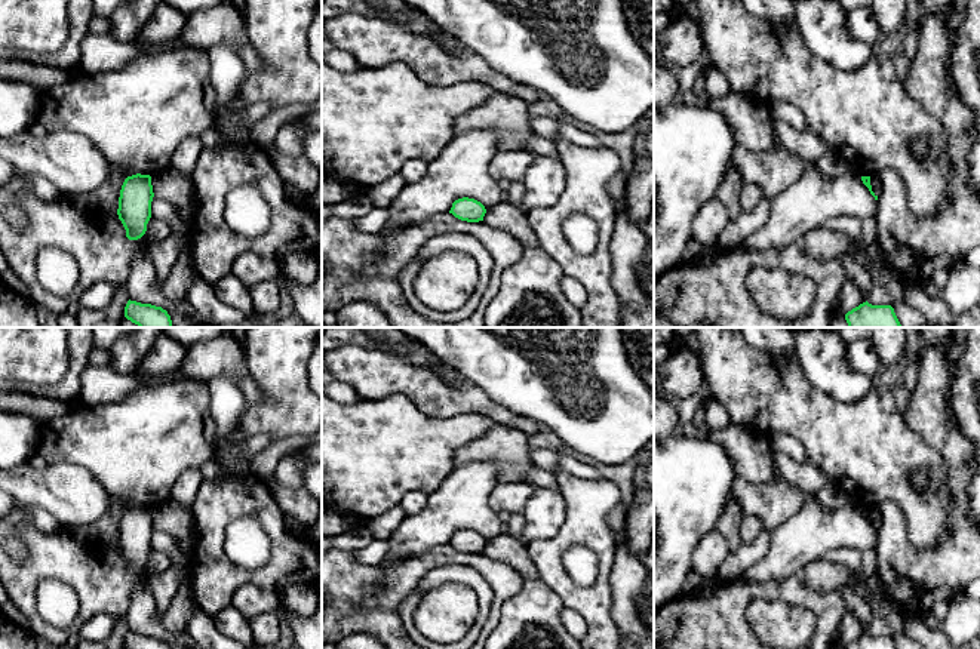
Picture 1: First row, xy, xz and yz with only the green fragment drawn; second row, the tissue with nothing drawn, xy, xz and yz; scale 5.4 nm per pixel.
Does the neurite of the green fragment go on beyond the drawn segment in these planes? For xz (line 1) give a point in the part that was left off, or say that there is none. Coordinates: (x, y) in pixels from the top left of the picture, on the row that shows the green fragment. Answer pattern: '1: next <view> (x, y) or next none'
1: next none

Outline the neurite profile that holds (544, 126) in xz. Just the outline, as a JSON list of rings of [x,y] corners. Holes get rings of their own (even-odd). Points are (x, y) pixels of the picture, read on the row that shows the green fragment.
[[[547,116],[528,117],[528,123],[531,130],[535,135],[540,135],[553,141],[560,138],[559,136],[560,123],[553,117],[547,117]]]

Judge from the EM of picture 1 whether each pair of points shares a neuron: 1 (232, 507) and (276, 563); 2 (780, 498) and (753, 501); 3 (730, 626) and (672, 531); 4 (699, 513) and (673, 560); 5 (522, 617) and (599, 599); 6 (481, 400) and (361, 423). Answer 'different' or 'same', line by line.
1: same
2: same
3: different
4: same
5: different
6: different

